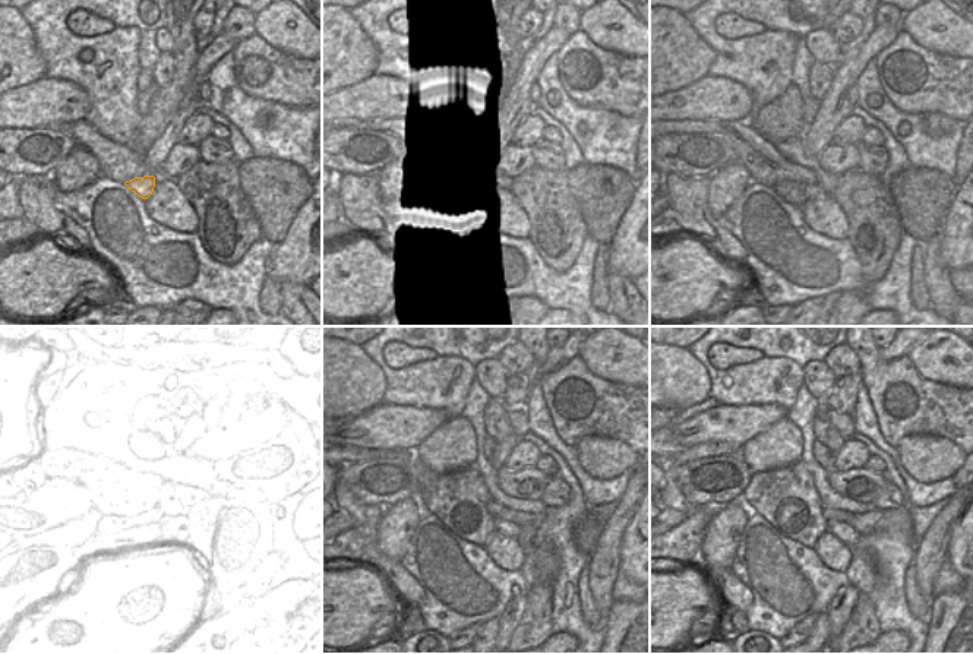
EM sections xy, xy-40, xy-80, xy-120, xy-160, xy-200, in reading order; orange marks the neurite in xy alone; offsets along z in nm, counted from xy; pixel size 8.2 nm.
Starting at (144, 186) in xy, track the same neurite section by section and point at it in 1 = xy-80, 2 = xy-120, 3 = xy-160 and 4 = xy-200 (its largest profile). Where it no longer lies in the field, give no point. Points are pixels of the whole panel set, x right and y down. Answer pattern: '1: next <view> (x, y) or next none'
1: next xy-80 (812, 190)
2: next xy-120 (170, 523)
3: next xy-160 (504, 527)
4: next xy-200 (844, 533)

